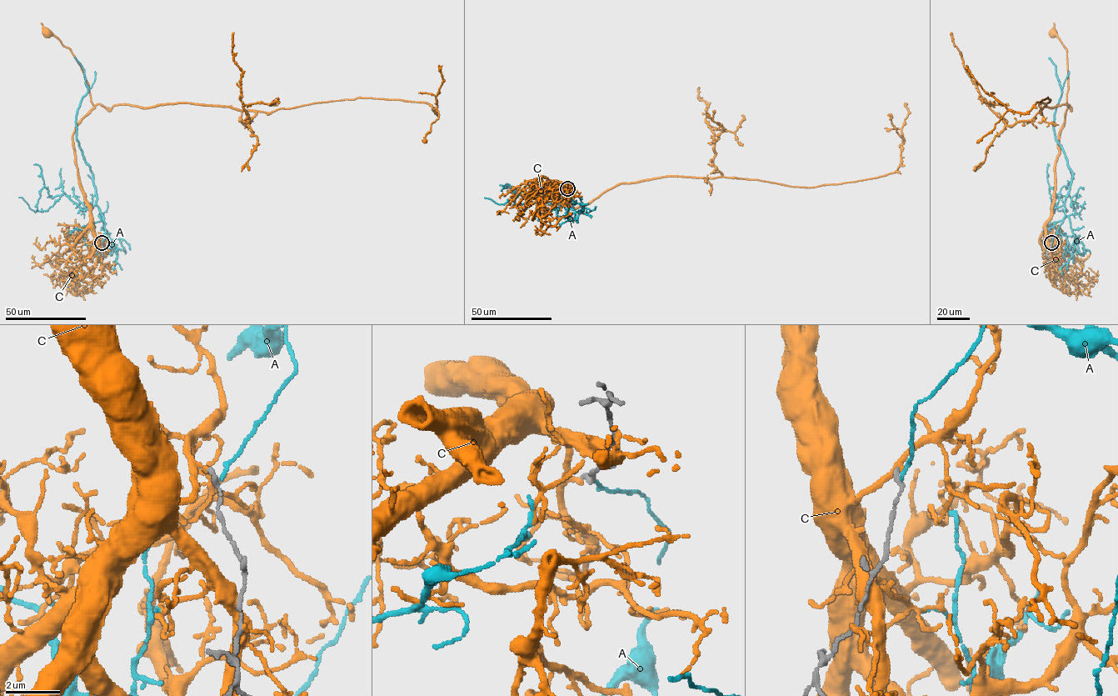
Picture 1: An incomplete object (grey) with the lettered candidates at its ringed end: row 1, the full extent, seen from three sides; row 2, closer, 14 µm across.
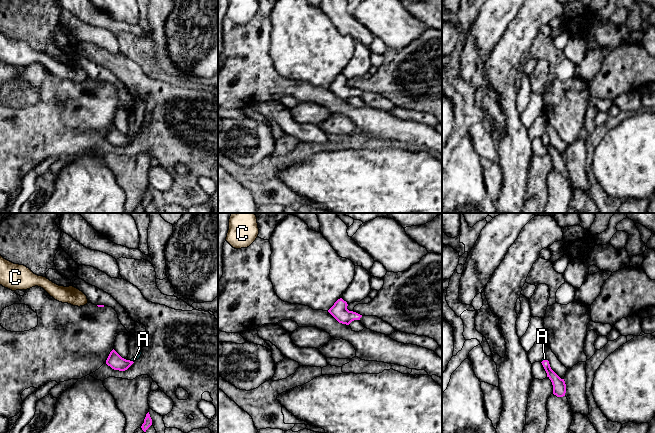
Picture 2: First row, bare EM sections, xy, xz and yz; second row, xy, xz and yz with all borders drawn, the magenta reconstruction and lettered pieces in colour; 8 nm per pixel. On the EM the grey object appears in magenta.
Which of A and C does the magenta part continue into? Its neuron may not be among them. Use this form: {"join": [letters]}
{"join": ["A"]}

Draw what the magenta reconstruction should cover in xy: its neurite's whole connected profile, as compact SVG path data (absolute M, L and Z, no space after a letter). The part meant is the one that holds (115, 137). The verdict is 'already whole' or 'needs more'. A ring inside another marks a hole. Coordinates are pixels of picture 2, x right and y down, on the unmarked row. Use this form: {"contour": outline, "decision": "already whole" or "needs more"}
{"contour": "M114 125L110 128L106 140L110 142L114 146L125 147L127 146L136 136L140 134L142 130L142 126L140 130L131 136L126 136L122 134Z", "decision": "needs more"}

